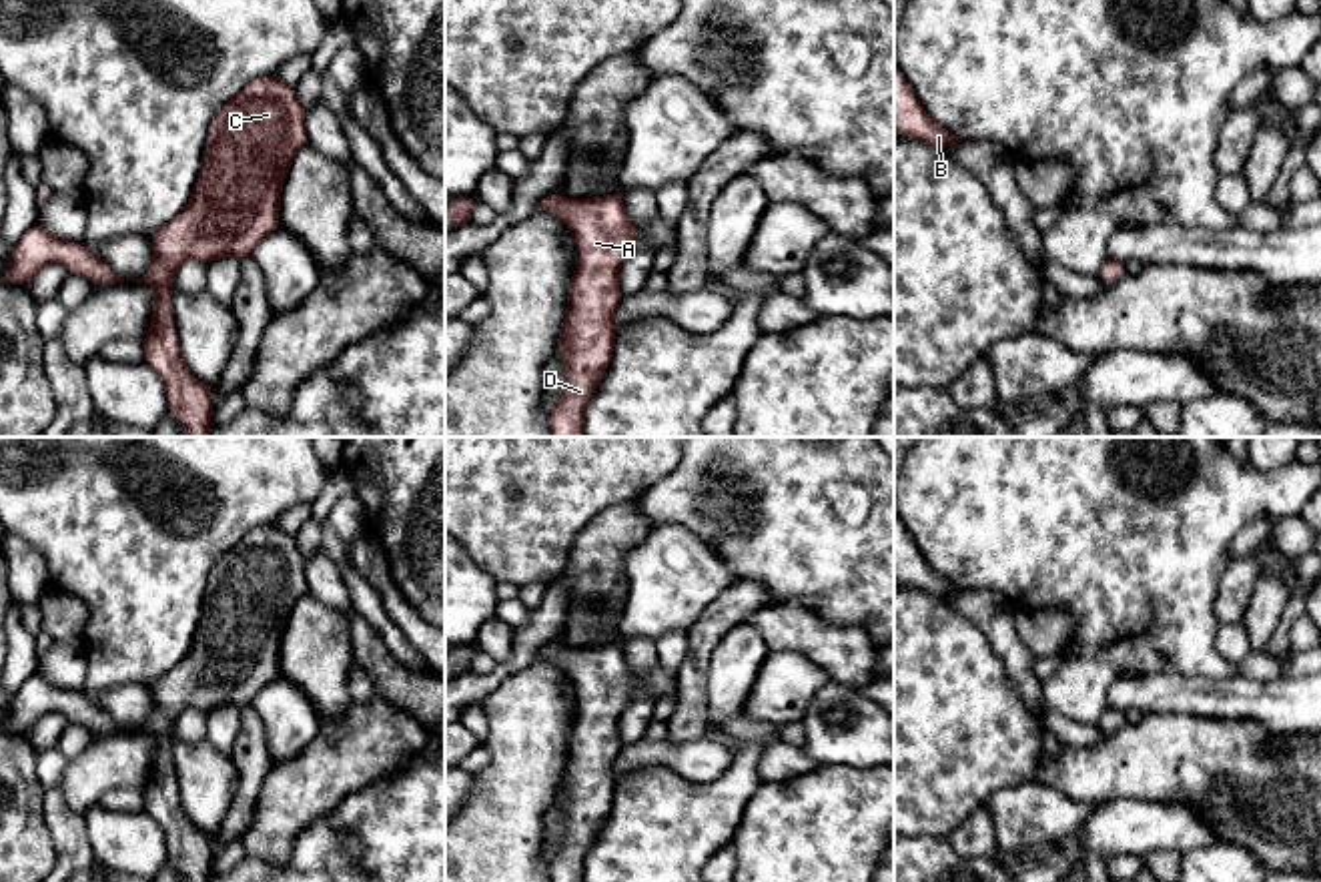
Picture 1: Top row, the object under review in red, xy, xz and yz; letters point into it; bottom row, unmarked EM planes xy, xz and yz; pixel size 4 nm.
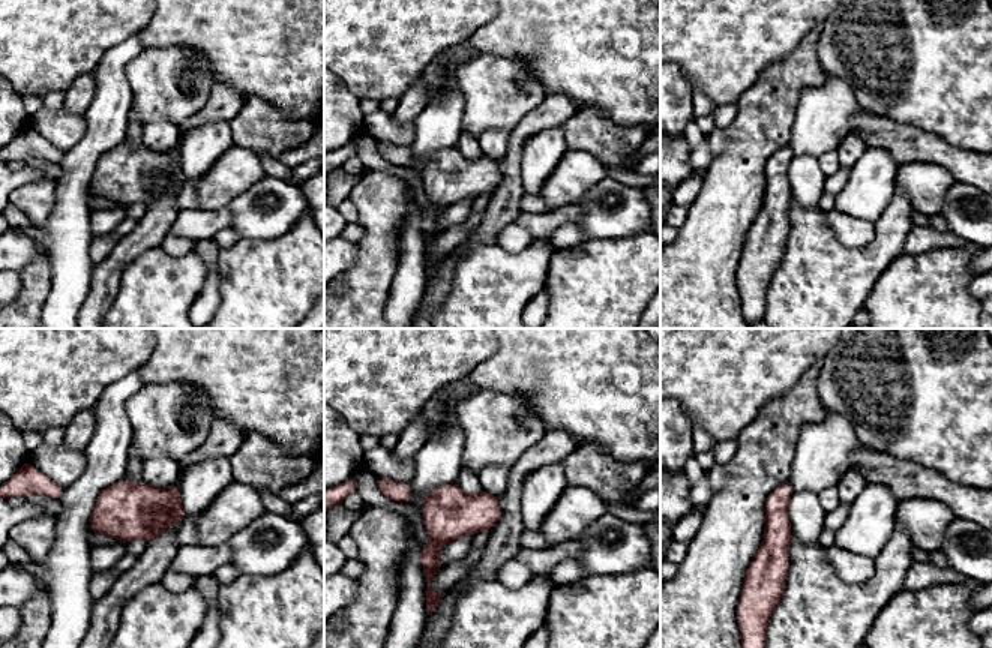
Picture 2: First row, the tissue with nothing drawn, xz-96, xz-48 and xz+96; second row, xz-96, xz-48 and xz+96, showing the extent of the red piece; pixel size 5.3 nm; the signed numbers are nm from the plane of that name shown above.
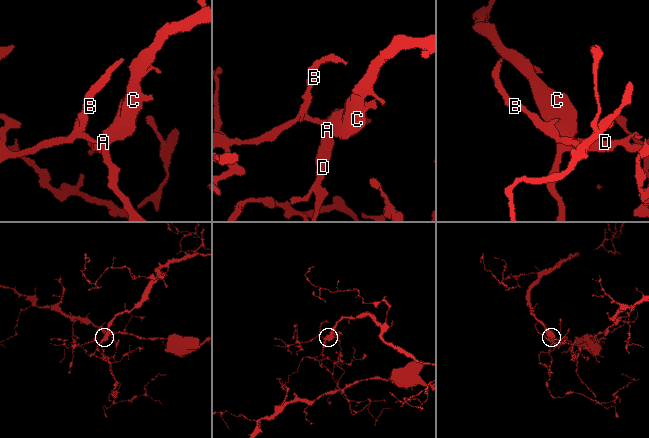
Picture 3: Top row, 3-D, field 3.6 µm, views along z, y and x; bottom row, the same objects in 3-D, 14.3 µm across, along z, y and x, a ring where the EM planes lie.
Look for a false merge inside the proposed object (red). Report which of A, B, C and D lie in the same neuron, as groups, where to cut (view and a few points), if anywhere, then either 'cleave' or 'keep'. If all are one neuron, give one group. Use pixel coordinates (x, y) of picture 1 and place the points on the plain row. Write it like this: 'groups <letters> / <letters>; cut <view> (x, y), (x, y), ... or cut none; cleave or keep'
groups A B C D; cut none; keep

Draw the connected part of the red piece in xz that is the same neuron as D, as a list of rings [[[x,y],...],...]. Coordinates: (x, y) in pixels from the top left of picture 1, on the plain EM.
[[[553,641],[537,651],[535,659],[549,659],[575,686],[577,716],[557,786],[565,834],[549,864],[549,878],[583,882],[587,850],[613,806],[611,768],[623,750],[617,722],[639,692],[639,680],[629,670],[619,641],[579,649]]]

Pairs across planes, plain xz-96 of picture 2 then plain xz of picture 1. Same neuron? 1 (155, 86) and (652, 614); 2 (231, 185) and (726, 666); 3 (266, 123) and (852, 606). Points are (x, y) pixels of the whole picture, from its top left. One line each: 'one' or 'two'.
1: one
2: two
3: two

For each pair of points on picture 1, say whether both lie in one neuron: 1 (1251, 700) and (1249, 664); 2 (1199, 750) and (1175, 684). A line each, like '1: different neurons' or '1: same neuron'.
1: different neurons
2: different neurons

